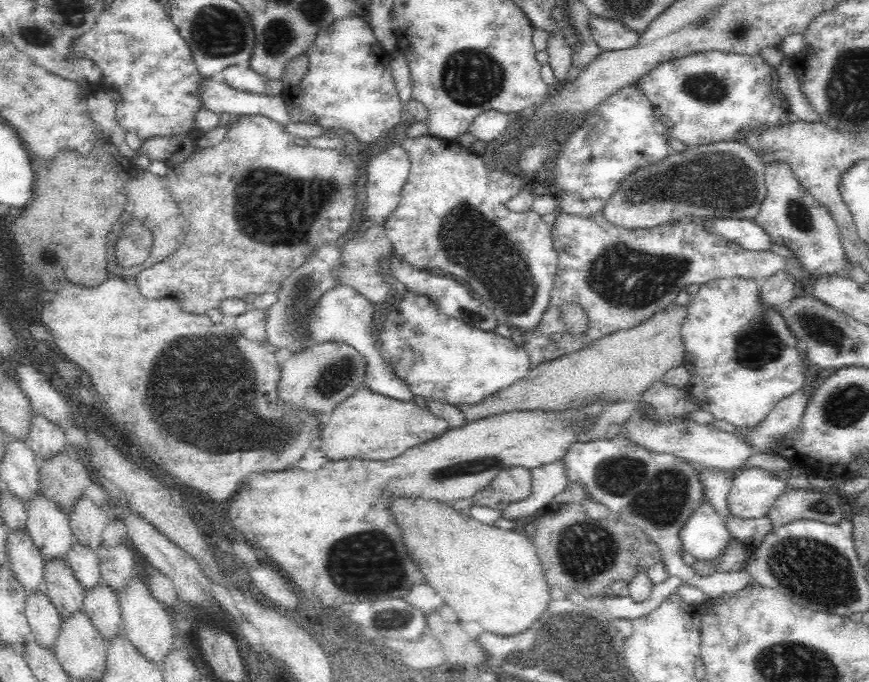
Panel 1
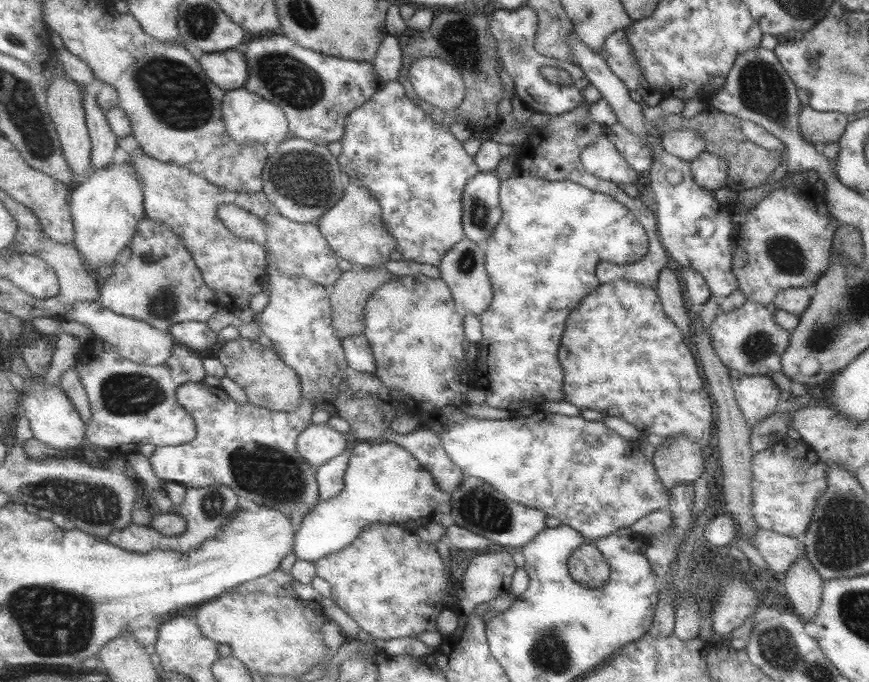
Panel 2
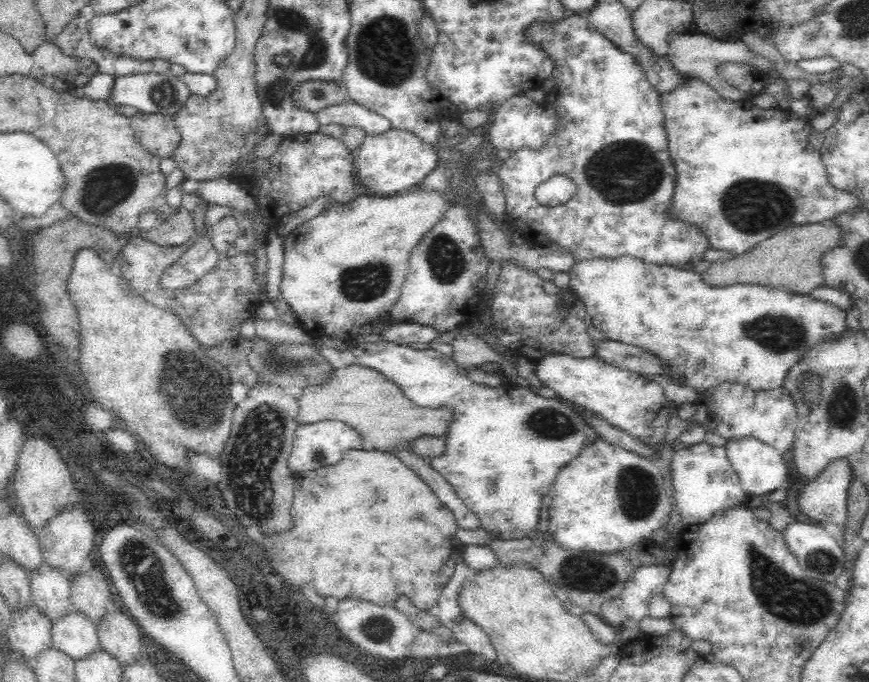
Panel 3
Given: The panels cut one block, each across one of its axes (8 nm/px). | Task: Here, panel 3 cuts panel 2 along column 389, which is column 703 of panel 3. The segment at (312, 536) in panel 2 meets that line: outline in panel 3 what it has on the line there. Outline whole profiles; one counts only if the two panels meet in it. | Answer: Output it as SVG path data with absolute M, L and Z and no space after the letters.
M706 442L692 446L676 446L672 458L672 484L674 484L674 510L678 510L682 524L688 528L698 528L706 524L716 512L728 506L742 504L746 492L742 488L740 476L734 470L728 450L724 446L710 446Z

